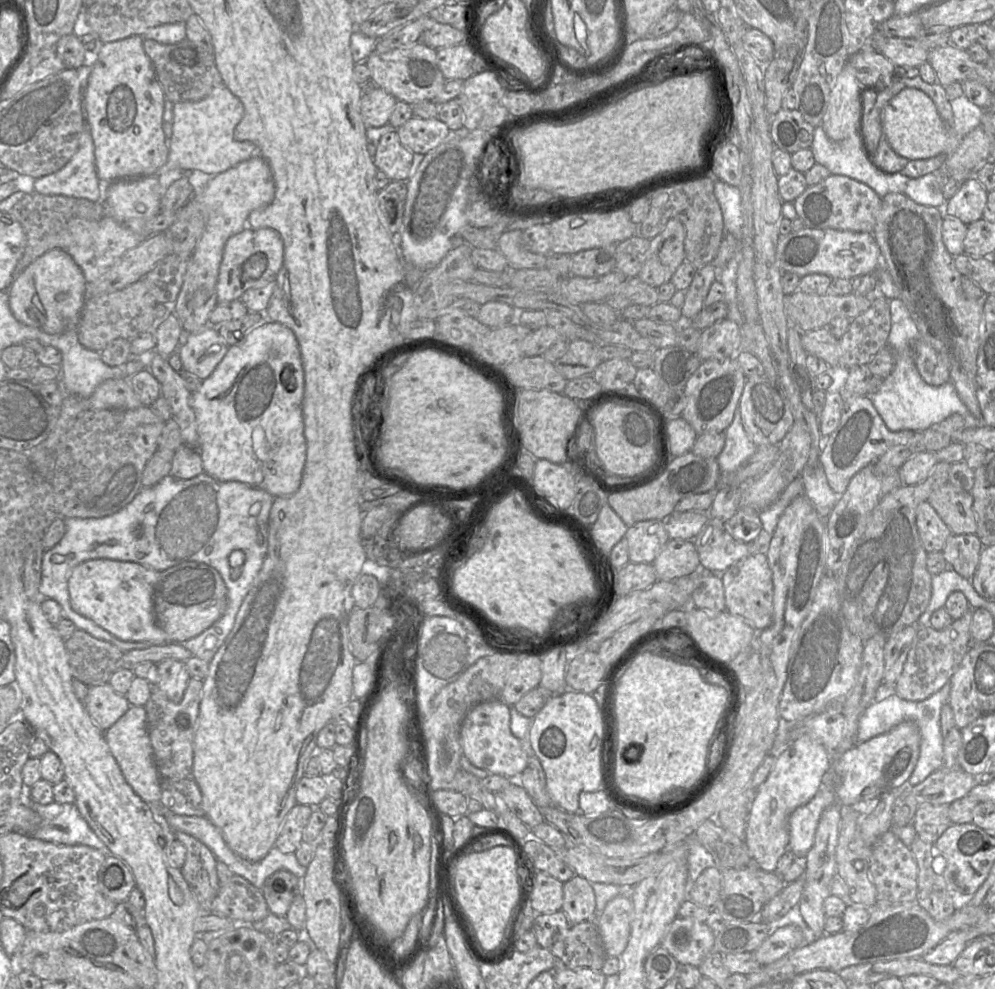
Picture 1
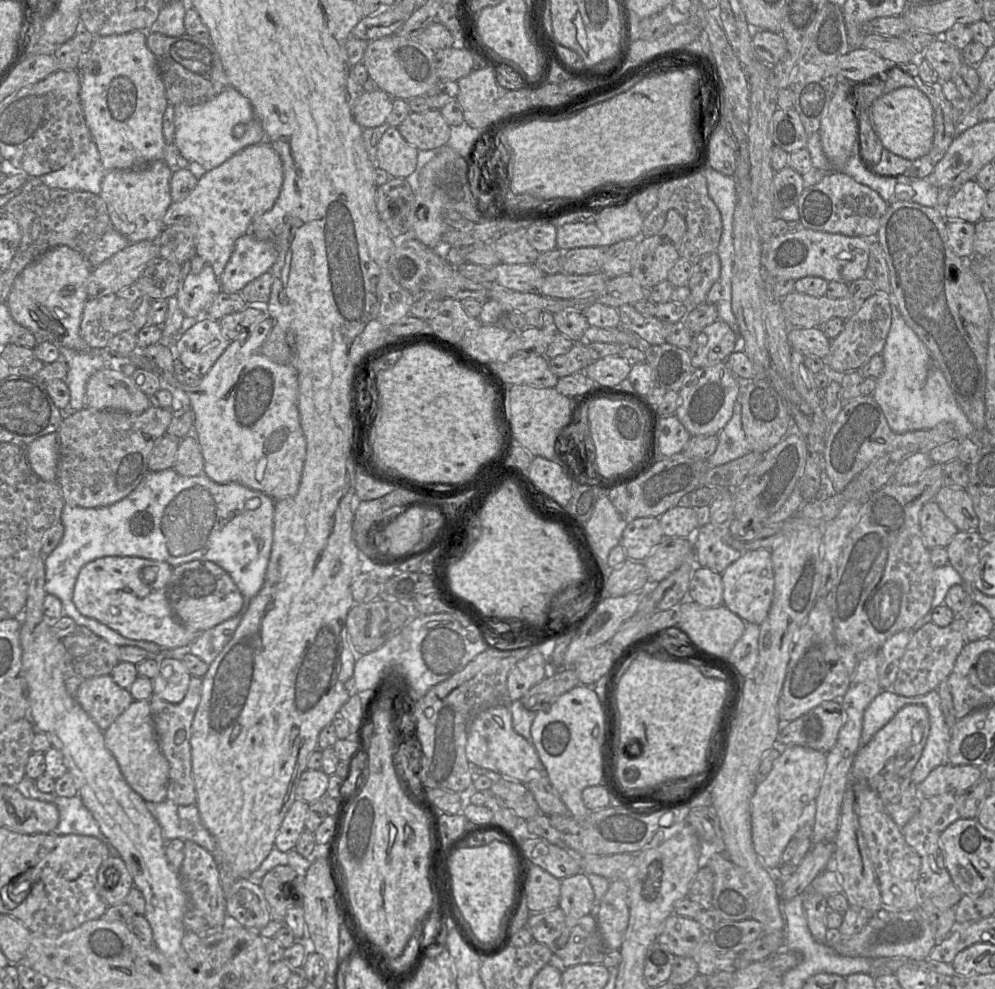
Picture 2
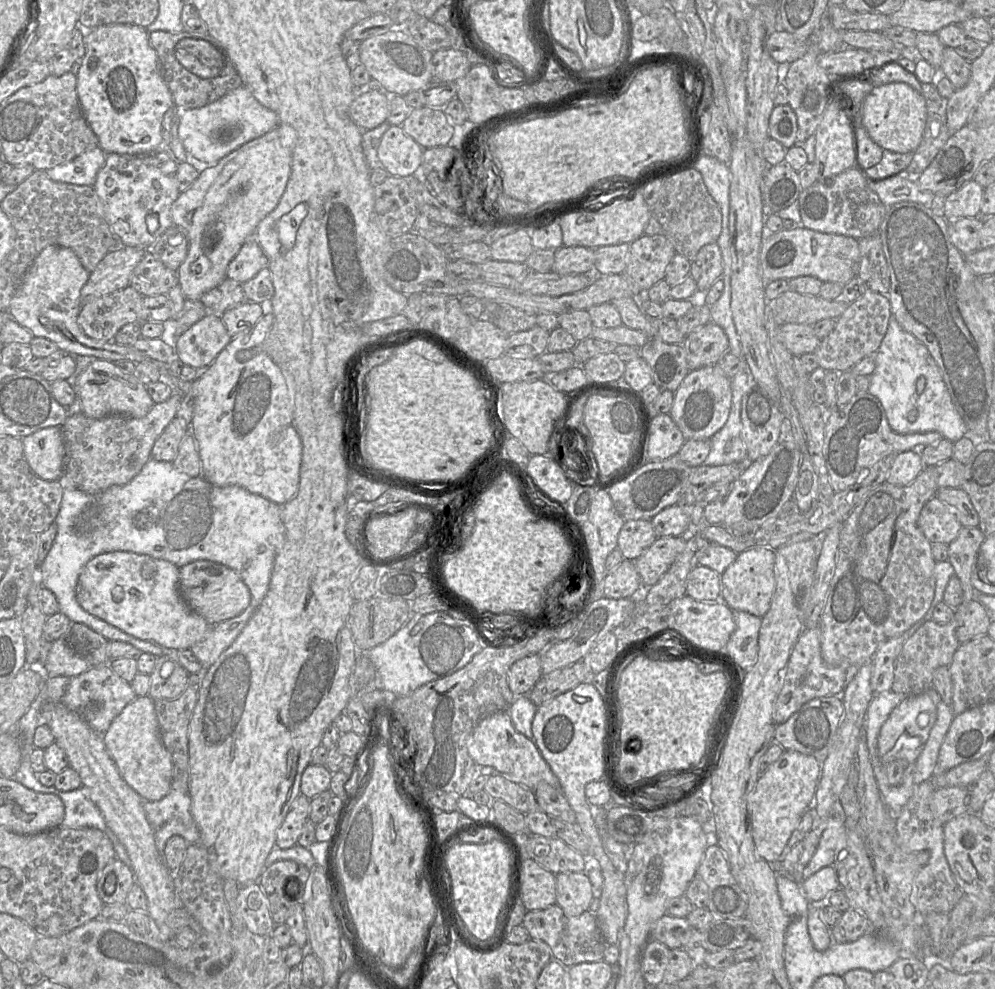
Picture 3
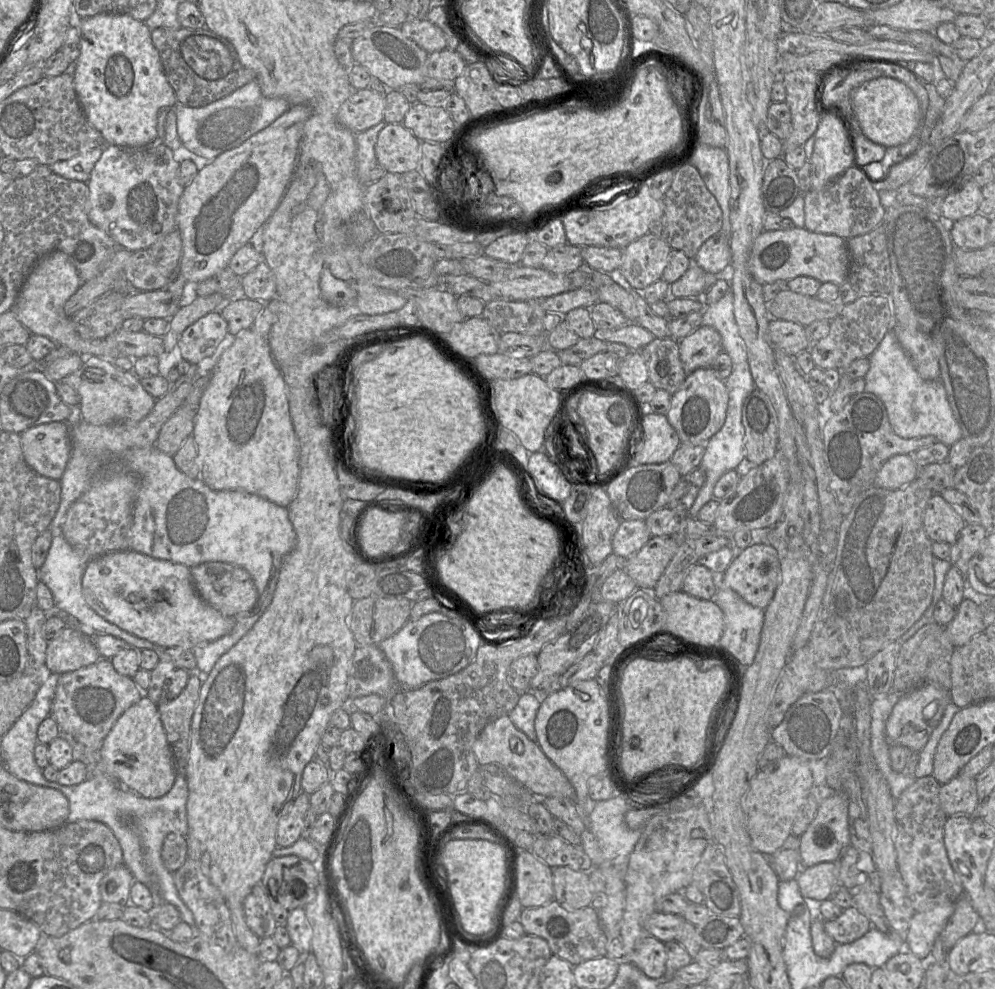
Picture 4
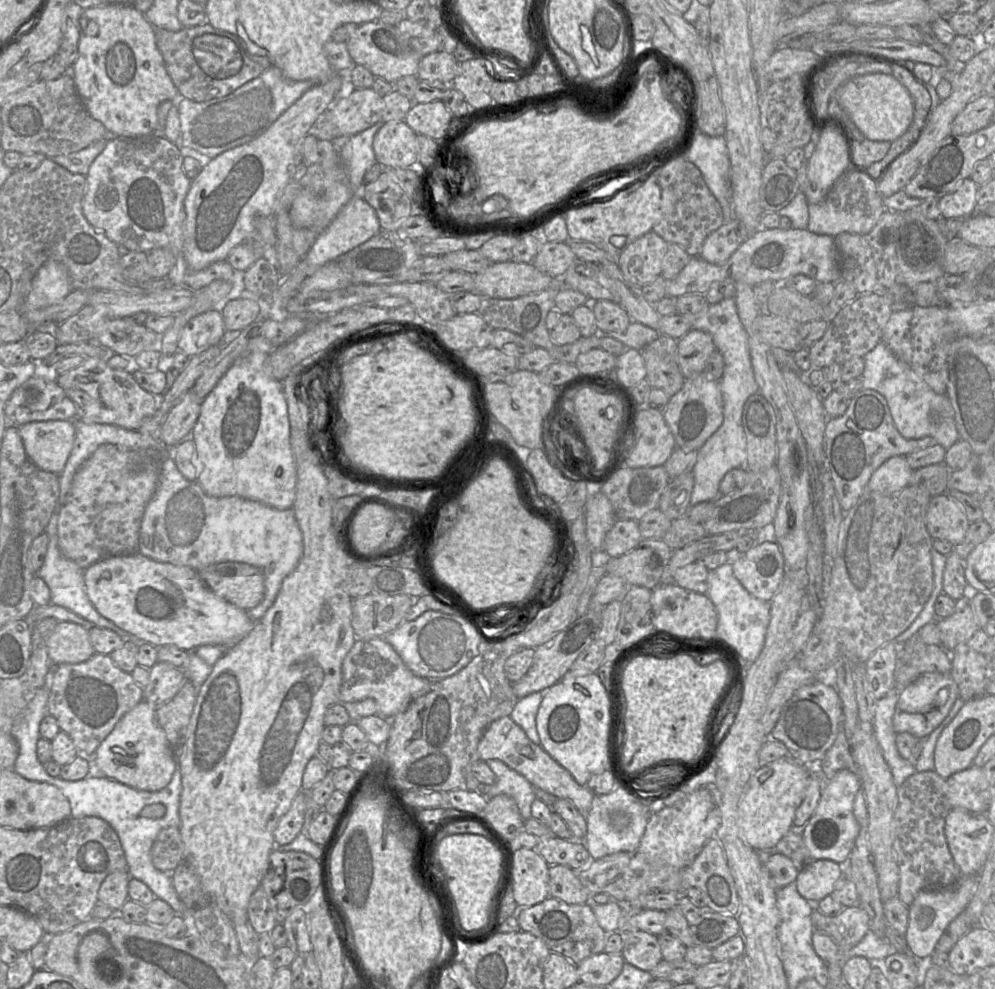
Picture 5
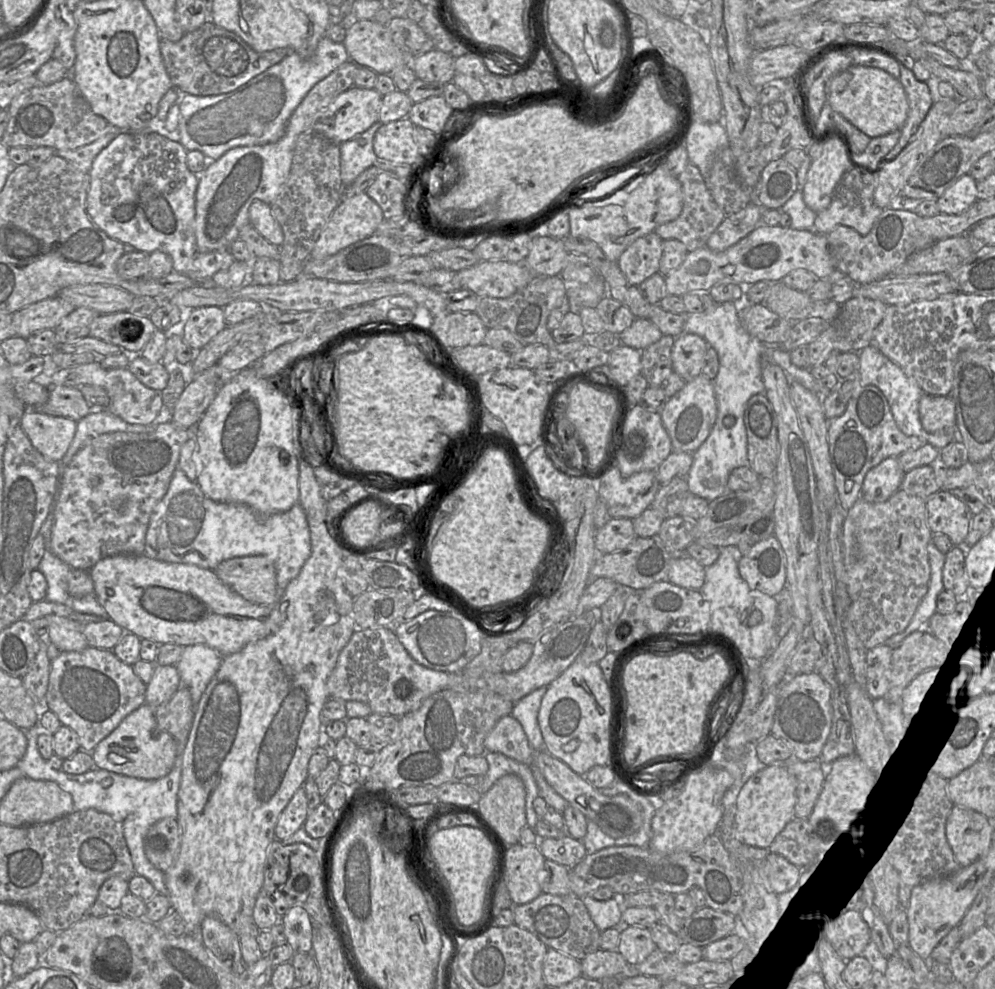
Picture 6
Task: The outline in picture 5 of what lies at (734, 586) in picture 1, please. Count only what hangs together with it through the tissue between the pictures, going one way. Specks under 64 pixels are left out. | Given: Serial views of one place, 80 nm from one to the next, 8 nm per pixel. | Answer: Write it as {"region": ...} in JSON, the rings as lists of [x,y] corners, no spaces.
{"region":[[[776,541],[762,542],[745,553],[727,551],[733,574],[754,597],[770,602],[778,591],[786,564]]]}

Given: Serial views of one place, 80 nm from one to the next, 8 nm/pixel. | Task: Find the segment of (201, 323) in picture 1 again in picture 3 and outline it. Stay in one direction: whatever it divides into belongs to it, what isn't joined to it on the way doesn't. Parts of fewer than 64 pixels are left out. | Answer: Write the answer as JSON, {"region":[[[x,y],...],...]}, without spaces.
{"region":[[[277,126],[268,133],[266,133],[265,135],[256,138],[239,147],[237,150],[231,152],[229,155],[219,160],[217,164],[210,165],[209,168],[206,168],[203,172],[199,173],[197,179],[192,183],[192,185],[188,189],[179,194],[178,198],[173,203],[171,208],[171,219],[173,225],[182,227],[186,231],[188,237],[187,256],[177,271],[179,281],[178,285],[180,285],[182,293],[187,299],[187,302],[199,302],[201,296],[204,293],[219,285],[226,278],[226,272],[230,261],[237,255],[241,246],[247,240],[254,238],[254,233],[259,223],[277,206],[280,198],[282,197],[285,191],[287,182],[290,177],[291,162],[292,162],[291,150],[281,145],[280,133]]]}

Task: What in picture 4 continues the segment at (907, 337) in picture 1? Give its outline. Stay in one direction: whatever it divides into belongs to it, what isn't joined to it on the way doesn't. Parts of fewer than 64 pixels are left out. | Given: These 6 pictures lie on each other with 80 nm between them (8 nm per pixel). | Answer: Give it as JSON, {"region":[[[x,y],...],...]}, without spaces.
{"region":[[[892,329],[869,356],[870,367],[864,377],[865,392],[876,395],[884,404],[893,431],[904,439],[931,435],[951,447],[963,438],[940,380],[924,380],[899,344]]]}

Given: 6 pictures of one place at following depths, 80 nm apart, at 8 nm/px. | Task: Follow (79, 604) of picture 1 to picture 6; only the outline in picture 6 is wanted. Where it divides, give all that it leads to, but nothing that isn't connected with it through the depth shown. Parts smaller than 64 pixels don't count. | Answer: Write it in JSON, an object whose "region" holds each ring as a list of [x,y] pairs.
{"region":[[[117,555],[107,557],[97,562],[90,570],[90,575],[94,584],[94,596],[98,603],[106,611],[108,619],[111,619],[117,625],[124,629],[126,633],[132,633],[140,639],[148,639],[156,644],[176,644],[181,647],[192,645],[204,645],[215,650],[222,657],[229,656],[240,651],[247,644],[257,641],[265,636],[265,623],[272,611],[274,605],[257,605],[245,600],[242,596],[234,592],[225,585],[215,572],[211,569],[200,568],[195,565],[186,565],[182,563],[167,563],[149,558],[145,555]]]}

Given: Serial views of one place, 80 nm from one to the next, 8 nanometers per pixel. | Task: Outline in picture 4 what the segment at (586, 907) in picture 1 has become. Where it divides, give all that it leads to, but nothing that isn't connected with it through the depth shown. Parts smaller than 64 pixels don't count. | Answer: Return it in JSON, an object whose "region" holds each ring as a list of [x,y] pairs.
{"region":[[[569,867],[552,868],[555,900],[570,909],[581,909],[591,904],[594,894],[590,890],[588,872],[577,872]]]}

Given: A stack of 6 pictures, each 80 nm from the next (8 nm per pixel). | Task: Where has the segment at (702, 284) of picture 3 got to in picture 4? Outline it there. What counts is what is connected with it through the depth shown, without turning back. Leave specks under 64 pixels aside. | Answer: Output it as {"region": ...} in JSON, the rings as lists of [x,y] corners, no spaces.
{"region":[[[721,231],[713,235],[702,244],[691,260],[708,273],[724,272],[732,260],[729,237]]]}

